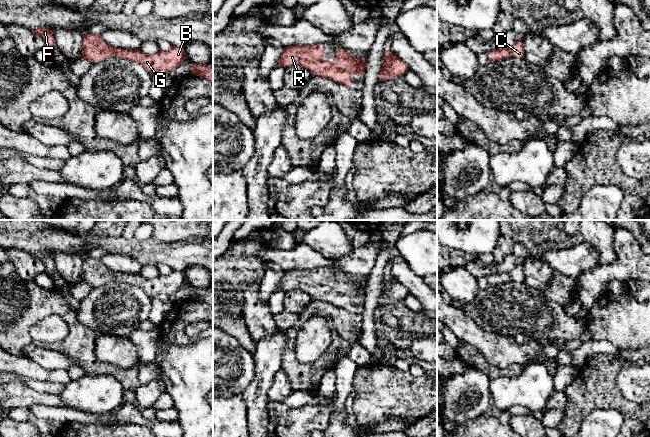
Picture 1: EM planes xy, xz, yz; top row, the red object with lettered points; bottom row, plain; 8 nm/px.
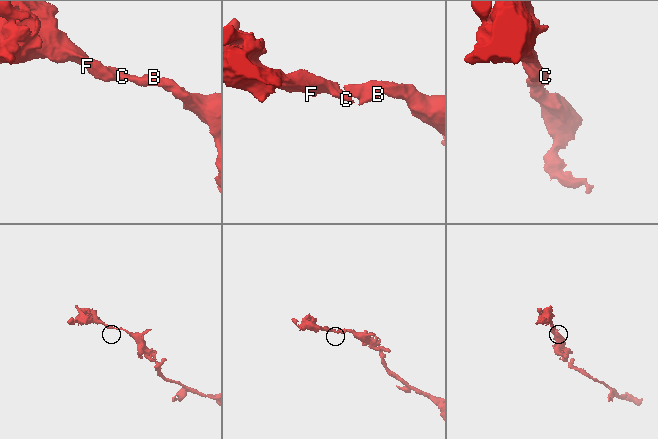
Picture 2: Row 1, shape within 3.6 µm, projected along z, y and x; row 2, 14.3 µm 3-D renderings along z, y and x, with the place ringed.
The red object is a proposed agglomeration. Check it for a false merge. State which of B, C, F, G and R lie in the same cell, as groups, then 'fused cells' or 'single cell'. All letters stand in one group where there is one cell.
B C F G R | single cell

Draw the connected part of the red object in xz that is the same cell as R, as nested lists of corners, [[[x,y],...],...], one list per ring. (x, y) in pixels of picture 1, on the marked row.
[[[293,45],[283,48],[279,66],[300,65],[312,74],[328,78],[345,86],[354,85],[350,74],[362,76],[366,69],[367,56],[355,58],[348,51],[336,50],[336,62],[324,58],[324,50],[317,45]]]

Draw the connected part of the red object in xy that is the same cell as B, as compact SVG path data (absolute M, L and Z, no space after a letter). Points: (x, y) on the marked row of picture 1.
M85 34L84 48L81 58L92 63L104 61L112 56L125 58L132 62L140 63L149 73L157 71L171 71L176 69L185 58L182 47L172 46L168 51L159 51L154 55L144 55L140 50L124 50L108 45L100 35Z

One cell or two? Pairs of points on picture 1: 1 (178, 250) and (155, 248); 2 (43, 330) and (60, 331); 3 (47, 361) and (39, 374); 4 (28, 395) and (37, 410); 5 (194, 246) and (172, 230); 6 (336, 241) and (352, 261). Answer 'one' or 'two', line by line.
1: one
2: one
3: two
4: two
5: two
6: two

